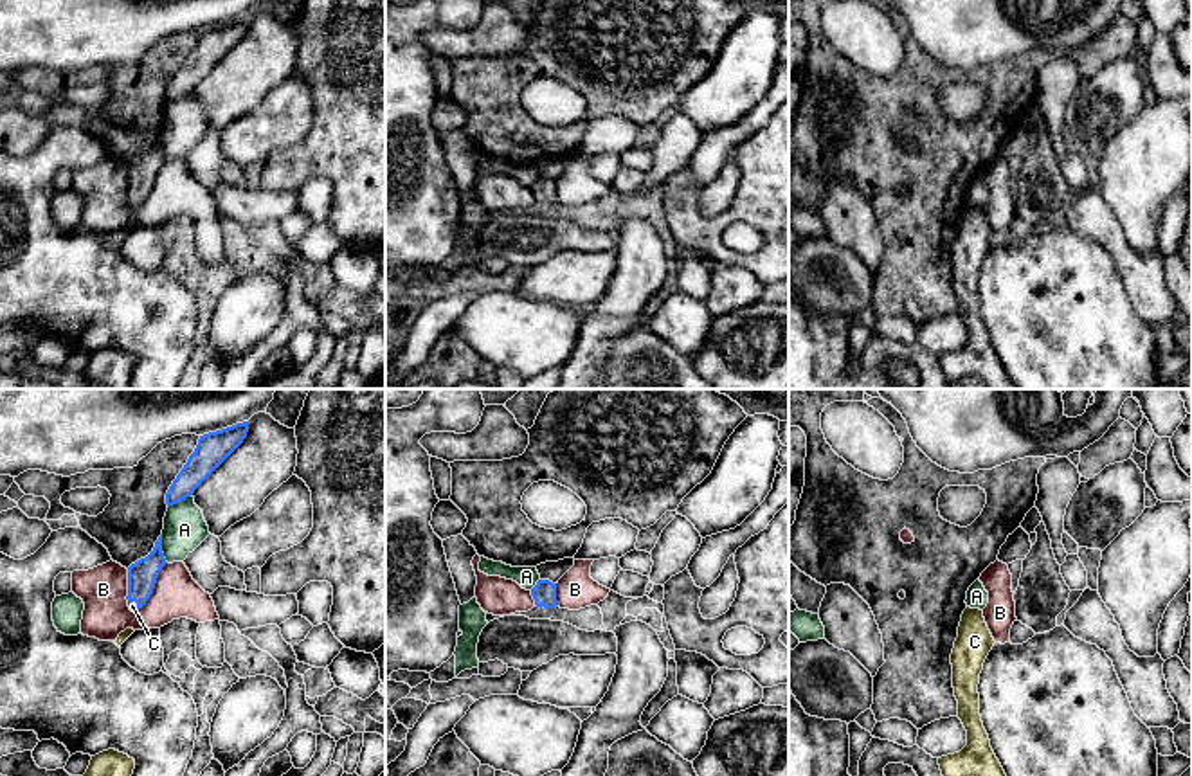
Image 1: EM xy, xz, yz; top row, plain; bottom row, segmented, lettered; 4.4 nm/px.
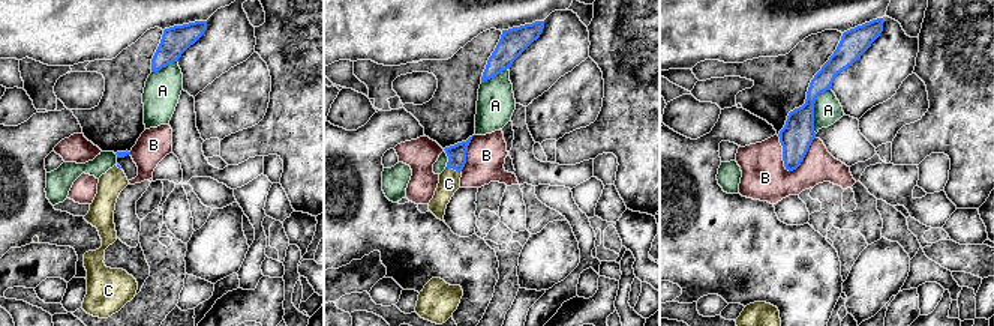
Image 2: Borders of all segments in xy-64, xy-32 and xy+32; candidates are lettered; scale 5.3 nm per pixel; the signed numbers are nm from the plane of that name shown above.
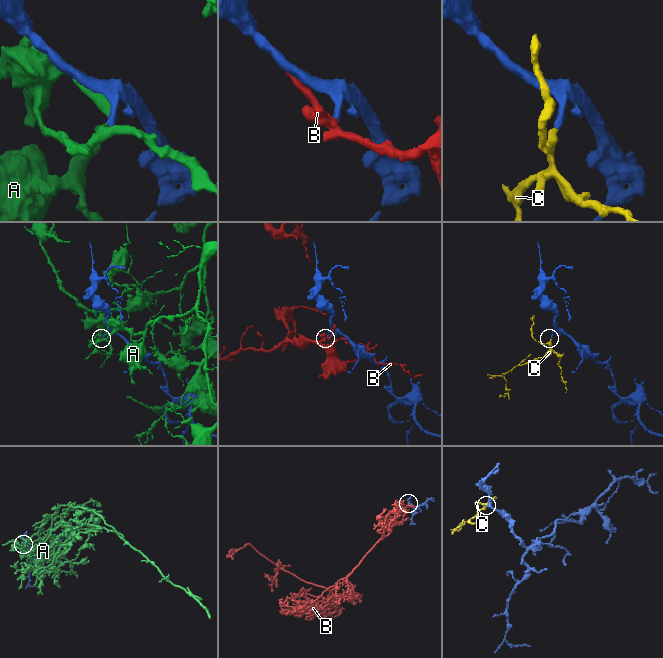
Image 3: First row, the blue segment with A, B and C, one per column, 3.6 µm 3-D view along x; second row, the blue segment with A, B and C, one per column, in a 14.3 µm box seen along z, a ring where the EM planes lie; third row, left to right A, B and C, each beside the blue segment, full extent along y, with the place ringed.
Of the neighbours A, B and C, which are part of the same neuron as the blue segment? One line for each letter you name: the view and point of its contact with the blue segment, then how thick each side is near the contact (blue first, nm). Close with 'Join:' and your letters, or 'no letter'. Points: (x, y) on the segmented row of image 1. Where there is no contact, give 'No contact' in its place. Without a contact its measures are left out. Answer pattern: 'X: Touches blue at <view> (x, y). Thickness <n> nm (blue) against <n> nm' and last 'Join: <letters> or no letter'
C: Touches blue at xy (135, 602). Thickness 130 nm (blue) against 40 nm
Join: C

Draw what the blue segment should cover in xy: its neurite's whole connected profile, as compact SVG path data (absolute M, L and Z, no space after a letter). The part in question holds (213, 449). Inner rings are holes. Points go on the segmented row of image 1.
M248 421L200 436L194 452L166 493L167 508L185 501L243 443Z

